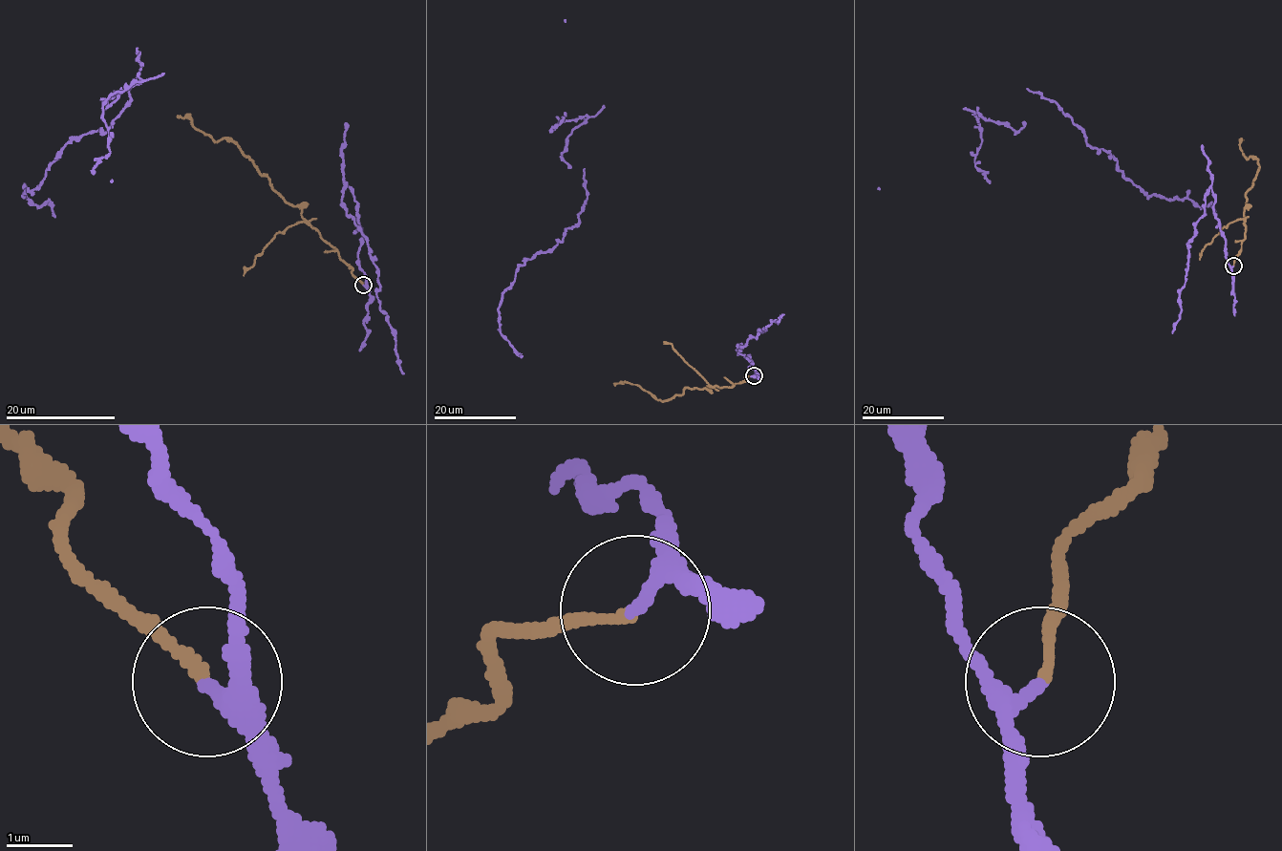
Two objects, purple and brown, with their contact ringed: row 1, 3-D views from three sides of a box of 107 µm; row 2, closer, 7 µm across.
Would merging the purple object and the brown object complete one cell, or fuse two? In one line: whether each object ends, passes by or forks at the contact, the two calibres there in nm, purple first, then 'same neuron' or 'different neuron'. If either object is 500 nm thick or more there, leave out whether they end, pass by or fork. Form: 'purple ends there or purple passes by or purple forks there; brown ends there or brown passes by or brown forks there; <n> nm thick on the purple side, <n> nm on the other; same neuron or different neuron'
purple passes by; brown ends there; 200 nm thick on the purple side, 150 nm on the other; different neuron

